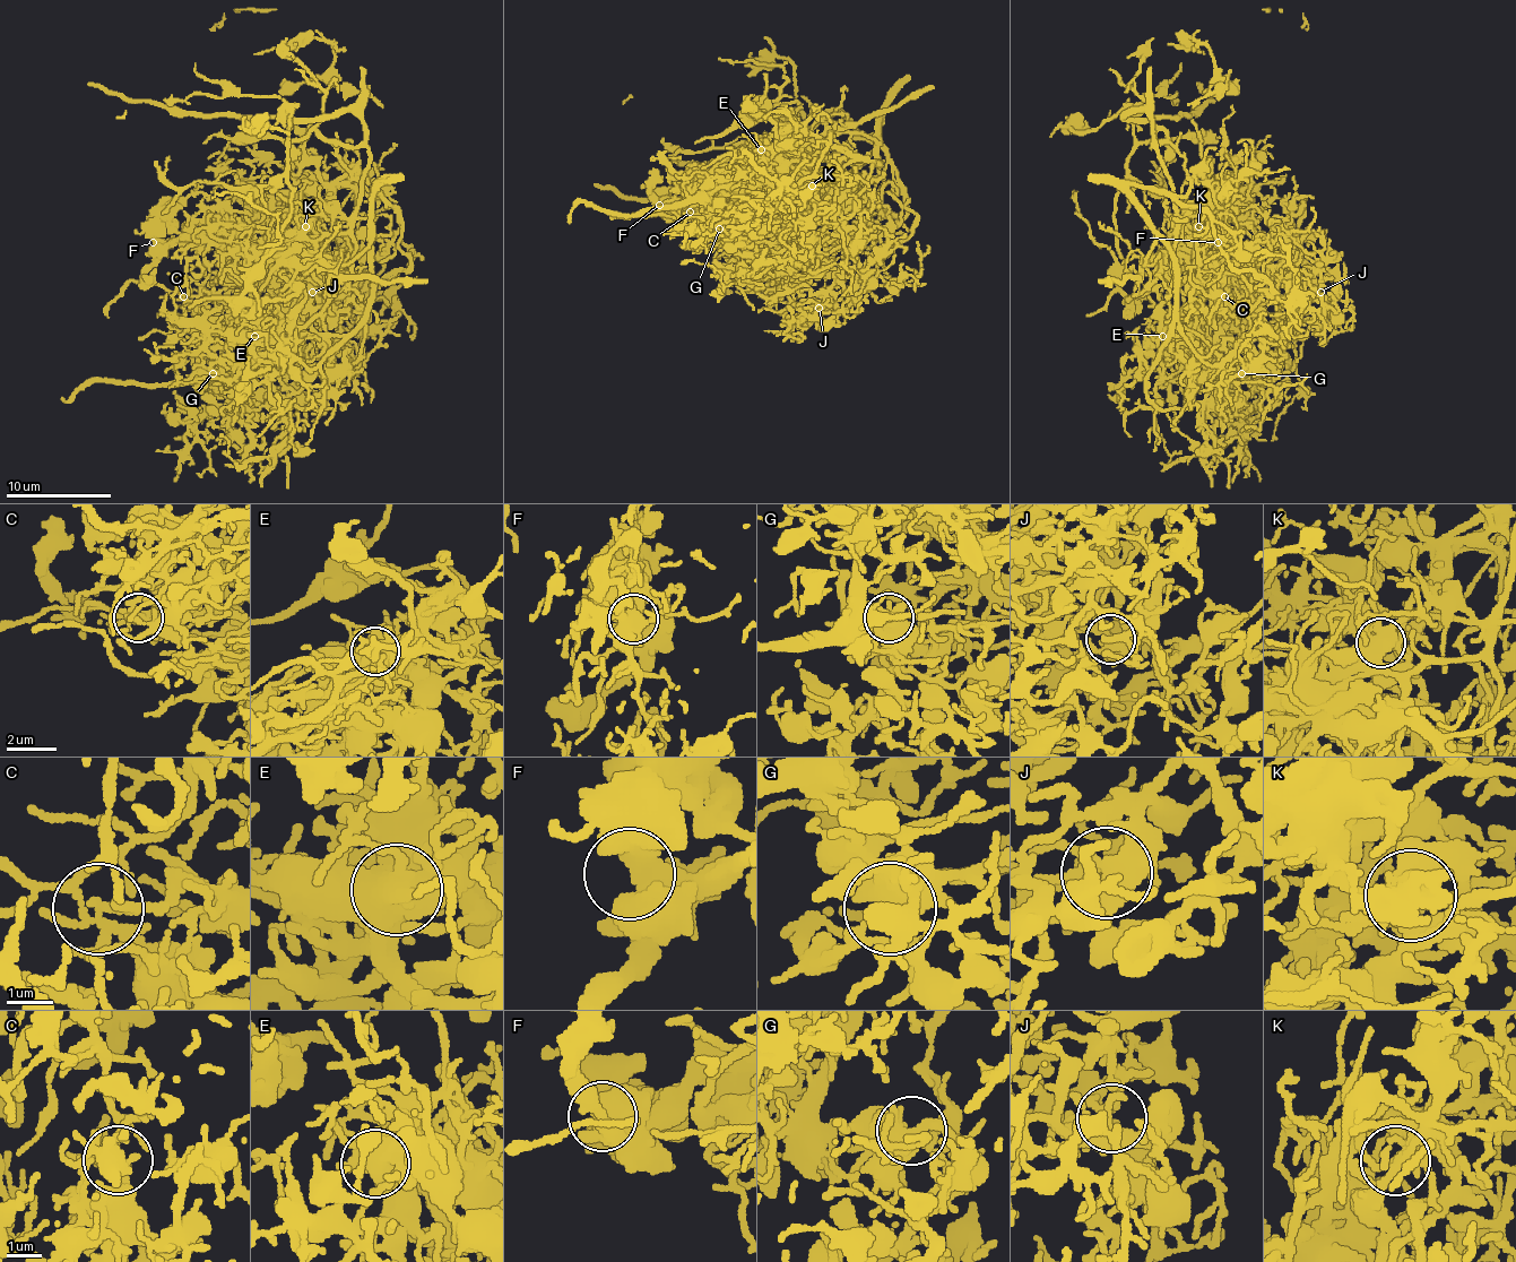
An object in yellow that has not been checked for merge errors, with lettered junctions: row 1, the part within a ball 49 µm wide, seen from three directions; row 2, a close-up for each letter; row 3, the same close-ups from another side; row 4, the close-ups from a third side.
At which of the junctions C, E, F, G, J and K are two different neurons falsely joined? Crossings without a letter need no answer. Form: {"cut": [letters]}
{"cut": ["C", "E", "K"]}

